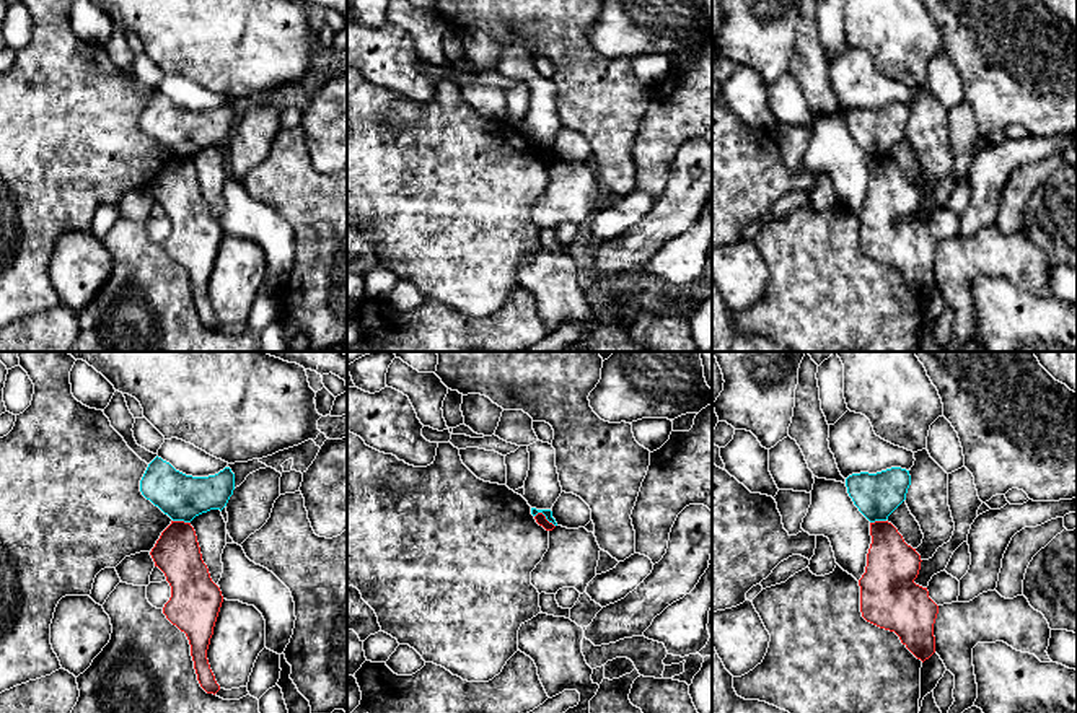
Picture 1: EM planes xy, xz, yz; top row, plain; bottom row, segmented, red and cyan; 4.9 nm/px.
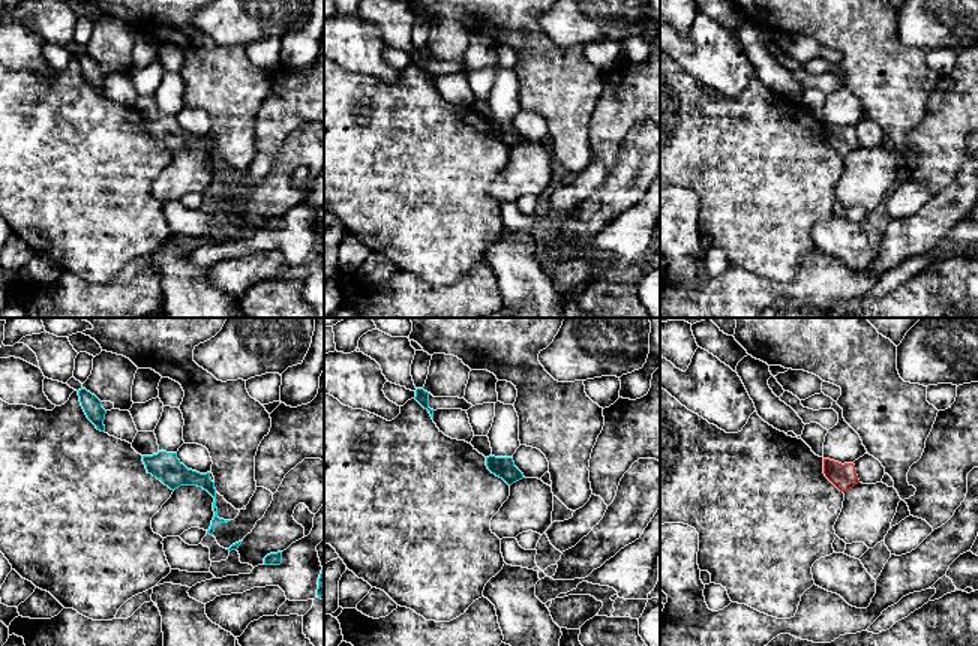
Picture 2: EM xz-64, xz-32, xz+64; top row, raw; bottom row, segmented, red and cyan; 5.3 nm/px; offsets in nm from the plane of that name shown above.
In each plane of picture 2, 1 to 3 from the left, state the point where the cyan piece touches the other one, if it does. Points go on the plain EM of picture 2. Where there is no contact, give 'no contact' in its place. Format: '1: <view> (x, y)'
1: no contact
2: no contact
3: no contact

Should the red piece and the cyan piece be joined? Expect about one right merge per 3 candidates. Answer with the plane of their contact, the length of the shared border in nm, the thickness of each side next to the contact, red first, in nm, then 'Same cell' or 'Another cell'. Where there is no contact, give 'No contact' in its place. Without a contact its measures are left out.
Touches red in xz. Shared border 120 nm. Thickness 50 nm (red) against 50 nm. Another cell

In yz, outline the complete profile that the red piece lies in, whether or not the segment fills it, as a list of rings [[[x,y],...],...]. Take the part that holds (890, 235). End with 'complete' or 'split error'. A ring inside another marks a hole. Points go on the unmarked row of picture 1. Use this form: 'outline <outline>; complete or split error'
outline [[[888,156],[870,158],[872,179],[859,215],[862,252],[890,267],[922,298],[935,288],[939,241],[914,218],[921,190]]]; complete

